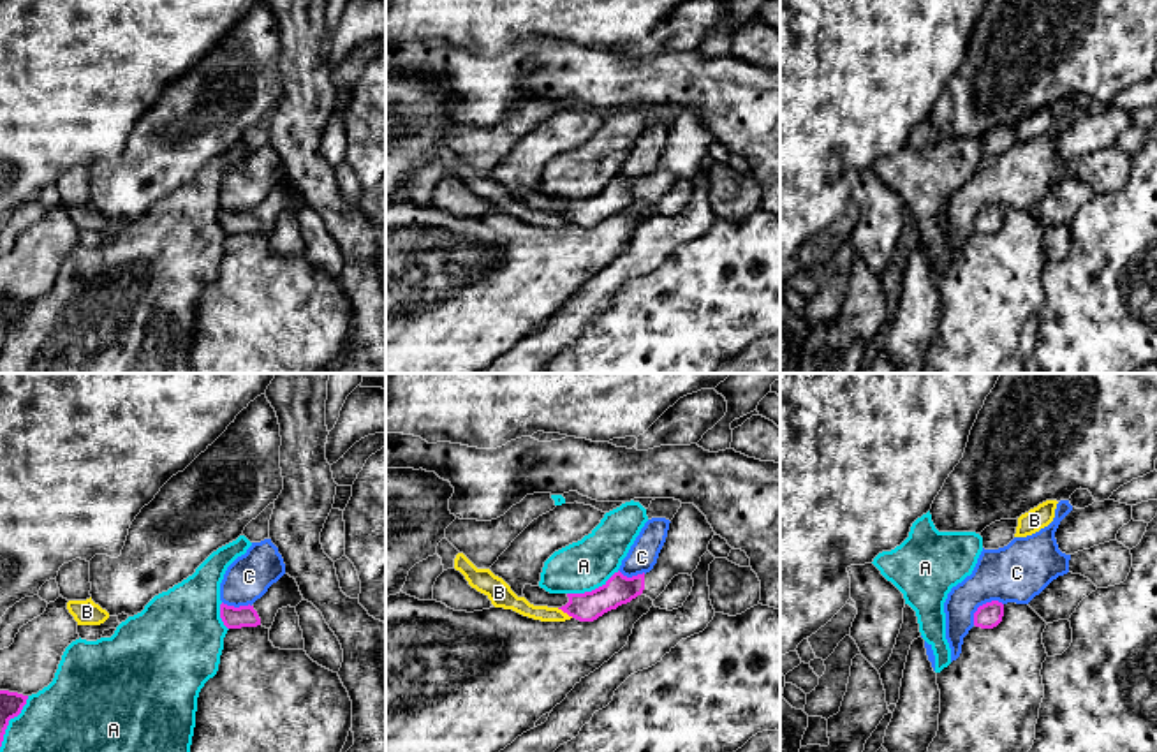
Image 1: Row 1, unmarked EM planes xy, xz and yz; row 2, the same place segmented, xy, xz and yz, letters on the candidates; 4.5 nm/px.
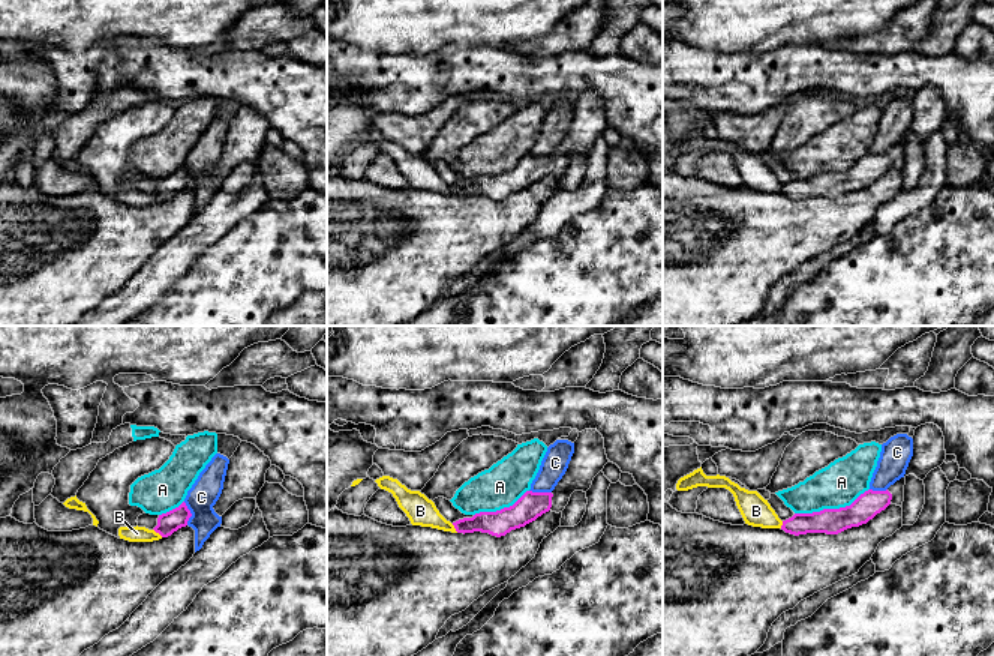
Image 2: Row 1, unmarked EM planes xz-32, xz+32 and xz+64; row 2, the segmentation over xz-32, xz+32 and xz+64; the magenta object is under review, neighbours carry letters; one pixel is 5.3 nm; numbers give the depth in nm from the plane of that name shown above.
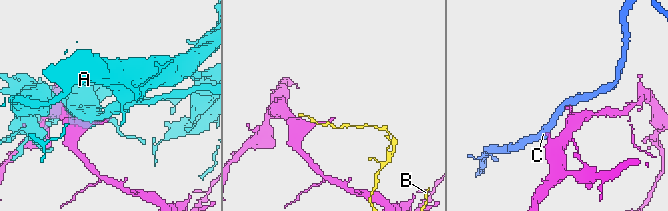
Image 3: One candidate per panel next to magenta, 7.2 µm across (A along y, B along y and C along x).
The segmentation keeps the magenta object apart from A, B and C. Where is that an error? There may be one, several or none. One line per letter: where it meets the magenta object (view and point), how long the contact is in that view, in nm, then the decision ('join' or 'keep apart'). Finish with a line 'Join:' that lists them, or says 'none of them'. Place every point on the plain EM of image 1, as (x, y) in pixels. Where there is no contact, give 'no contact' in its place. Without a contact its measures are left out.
A: meets magenta in xz at (592, 196); contact 260 nm long; keep apart
B: meets magenta in xz at (566, 217); contact 90 nm long; keep apart
C: meets magenta in yz at (983, 210); contact 170 nm long; keep apart
Join: none of them

